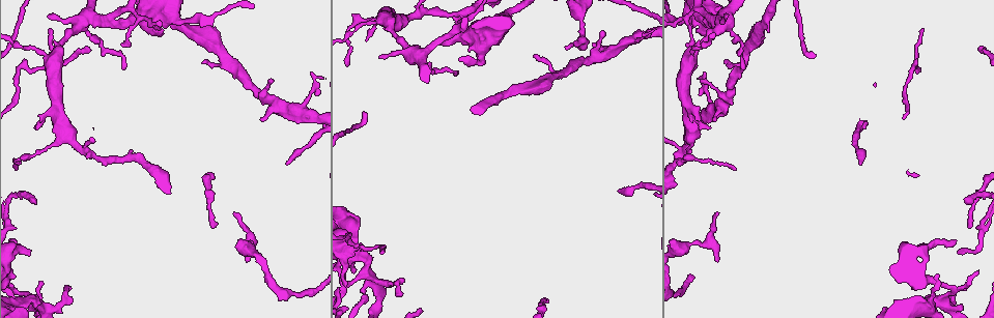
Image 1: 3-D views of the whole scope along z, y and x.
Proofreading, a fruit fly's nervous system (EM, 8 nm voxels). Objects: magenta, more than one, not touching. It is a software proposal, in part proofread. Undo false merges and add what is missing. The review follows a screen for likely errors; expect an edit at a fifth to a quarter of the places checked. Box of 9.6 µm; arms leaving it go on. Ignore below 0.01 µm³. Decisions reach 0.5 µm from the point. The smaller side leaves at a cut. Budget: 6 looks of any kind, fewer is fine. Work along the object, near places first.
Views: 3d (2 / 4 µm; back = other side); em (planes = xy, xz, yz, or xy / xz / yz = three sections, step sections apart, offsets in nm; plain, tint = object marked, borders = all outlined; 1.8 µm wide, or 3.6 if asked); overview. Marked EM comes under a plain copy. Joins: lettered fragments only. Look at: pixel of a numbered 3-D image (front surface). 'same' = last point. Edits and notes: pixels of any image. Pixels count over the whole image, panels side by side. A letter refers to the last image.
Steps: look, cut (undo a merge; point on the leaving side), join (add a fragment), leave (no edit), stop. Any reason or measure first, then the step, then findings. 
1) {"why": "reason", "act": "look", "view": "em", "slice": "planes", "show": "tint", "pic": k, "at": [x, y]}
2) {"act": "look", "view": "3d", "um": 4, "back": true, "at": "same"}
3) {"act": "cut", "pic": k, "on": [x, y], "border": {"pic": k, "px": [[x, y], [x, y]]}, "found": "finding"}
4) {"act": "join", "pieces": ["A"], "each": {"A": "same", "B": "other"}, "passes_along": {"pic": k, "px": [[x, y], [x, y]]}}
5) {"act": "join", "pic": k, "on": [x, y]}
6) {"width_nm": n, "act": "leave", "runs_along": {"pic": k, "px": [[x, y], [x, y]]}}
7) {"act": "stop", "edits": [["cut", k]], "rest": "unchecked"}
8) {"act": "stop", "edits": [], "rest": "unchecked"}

{"why": "thick turns thin", "act": "look", "view": "em", "slice": "xz", "step": 4, "show": "borders", "pic": 1, "at": [109, 21]}

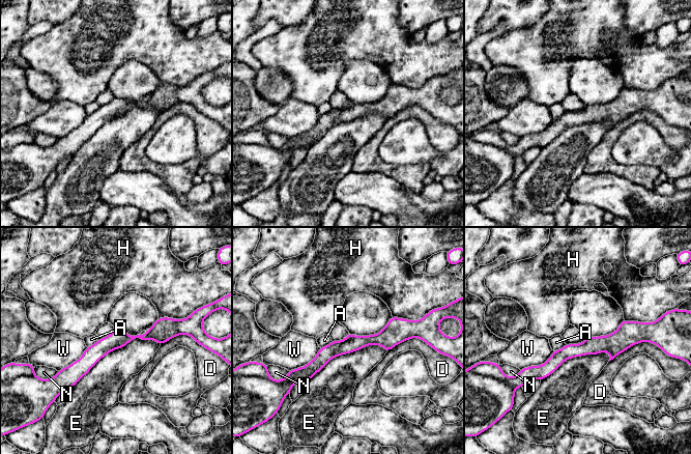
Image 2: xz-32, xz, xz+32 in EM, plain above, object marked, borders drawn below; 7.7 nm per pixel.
{"longest_contact_nm": ["E", 750], "act": "cut", "pic": 2, "on": [357, 342], "each": {"A": "other", "D": "other", "E": "other", "H": "other", "N": "other", "W": "other"}, "border": {"pic": 2, "px": [[354, 336], [341, 343], [333, 356]]}, "found": "a second neuron is stuck on"}

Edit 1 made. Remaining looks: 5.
{"why": "redraw", "act": "look", "view": "overview"}

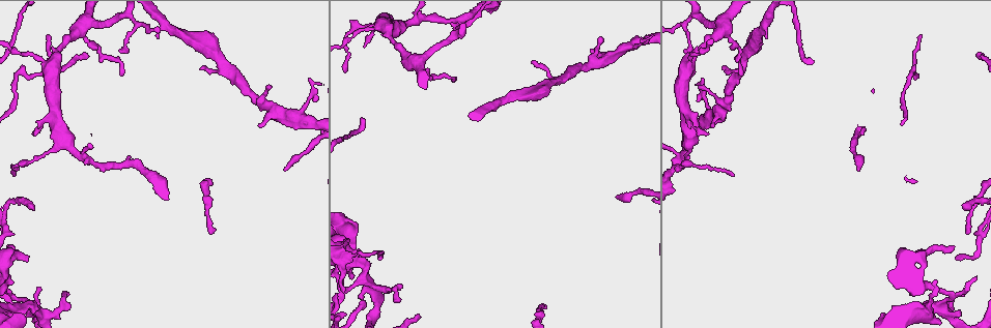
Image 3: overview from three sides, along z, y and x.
{"why": "branch stops here", "act": "look", "view": "em", "slice": "planes", "show": "borders", "pic": 3, "at": [28, 261]}

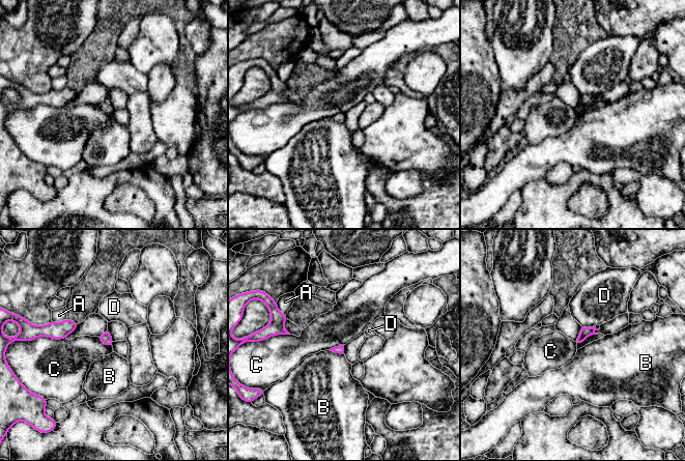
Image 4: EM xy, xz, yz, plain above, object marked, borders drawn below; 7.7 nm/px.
{"act": "leave", "each": {"A": "other", "B": "other", "C": "other", "D": "other"}, "border": {"pic": 4, "px": [[40, 336], [55, 339], [65, 338]]}, "found": "none of them fits"}

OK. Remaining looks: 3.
{"why": "sharp bend", "act": "look", "view": "em", "slice": "yz", "step": 4, "show": "borders", "pic": 3, "at": [950, 314]}

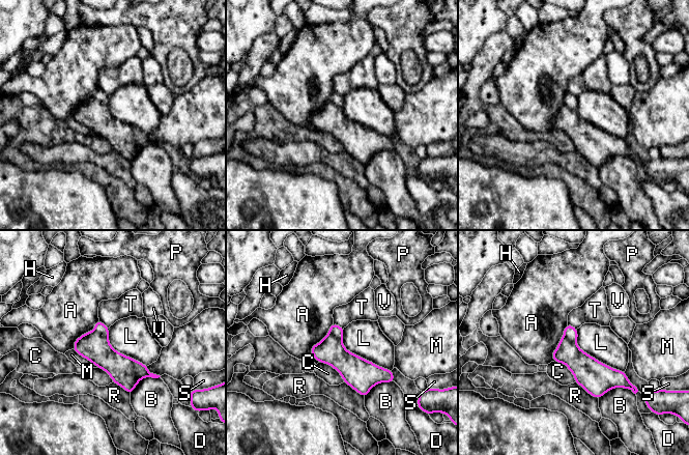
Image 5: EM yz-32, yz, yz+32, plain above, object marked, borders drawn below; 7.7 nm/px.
{"act": "look", "view": "em", "slice": "planes", "show": "borders", "at": "same"}

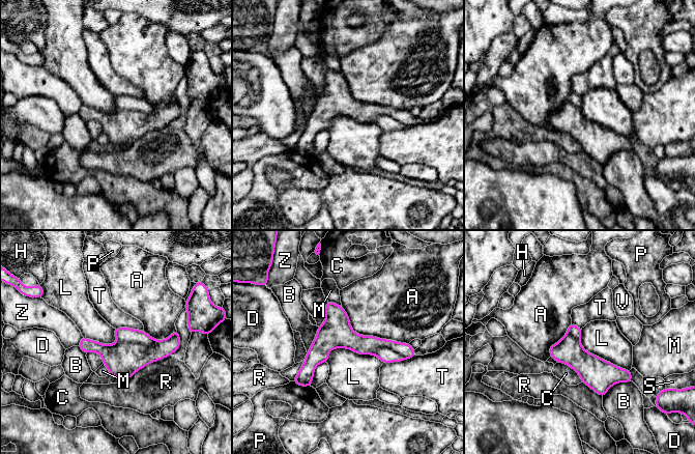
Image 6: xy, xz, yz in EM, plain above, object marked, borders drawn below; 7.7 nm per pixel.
{"act": "cut", "pic": 6, "on": [127, 335], "each": {"A": "other", "B": "other", "C": "other", "D": "other", "H": "other", "L": "other", "M": "other", "P": "other", "R": "other", "S": "other", "T": "other", "V": "other", "Z": "other"}, "border": {"pic": 6, "px": [[117, 340], [146, 345], [157, 341]]}, "found": "two neurons meet here"}

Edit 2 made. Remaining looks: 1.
{"act": "stop", "edits": [["cut", 2], ["cut", 6]], "rest": "unchecked"}

